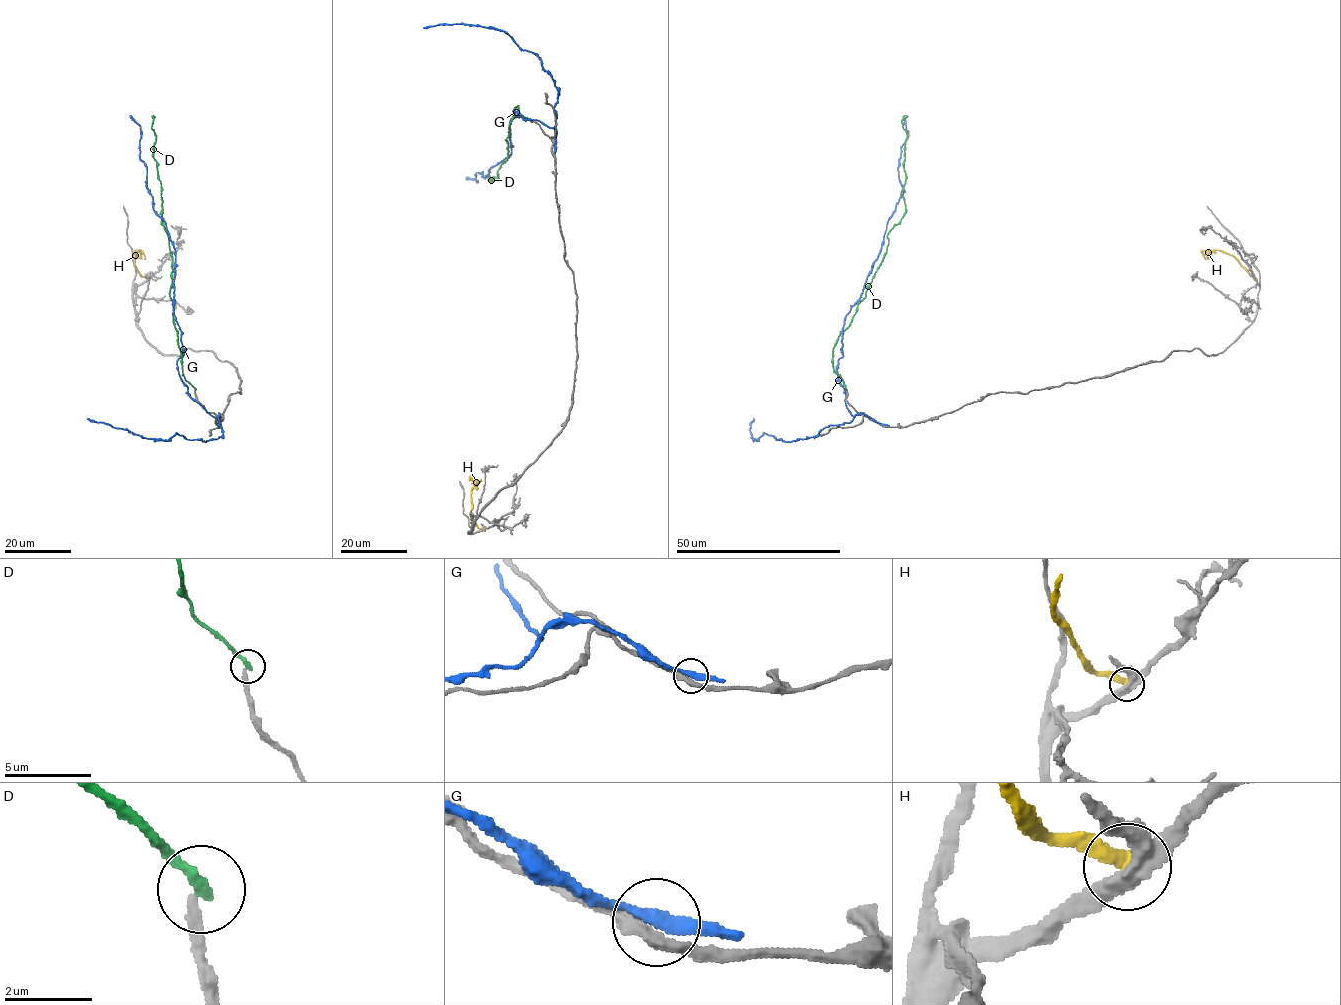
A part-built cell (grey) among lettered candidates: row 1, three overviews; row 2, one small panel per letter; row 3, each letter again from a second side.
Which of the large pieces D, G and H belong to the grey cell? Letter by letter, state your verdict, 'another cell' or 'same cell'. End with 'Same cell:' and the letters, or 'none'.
D: another cell
G: another cell
H: another cell
Same cell: none

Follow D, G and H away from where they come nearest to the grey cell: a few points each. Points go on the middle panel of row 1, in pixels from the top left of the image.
D: (531, 120), (516, 107), (505, 139), (508, 157), (498, 179), (491, 181), (489, 175), (488, 181)
G: (554, 156), (556, 131), (514, 111), (509, 155), (486, 175), (475, 174), (476, 181), (466, 178)
H: (484, 529), (471, 517), (475, 477), (471, 476), (469, 480)

